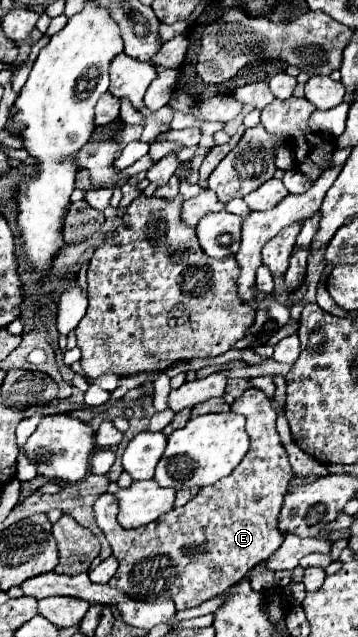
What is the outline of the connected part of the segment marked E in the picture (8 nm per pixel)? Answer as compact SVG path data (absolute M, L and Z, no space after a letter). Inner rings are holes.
M246 390L242 398L232 404L232 412L246 416L246 432L250 436L250 450L242 464L234 468L226 480L218 480L210 488L202 488L200 494L182 508L164 514L156 522L144 526L144 530L126 530L116 522L116 500L112 494L98 496L94 504L96 522L112 546L112 554L118 560L118 572L108 582L114 588L124 590L128 596L140 602L172 600L178 610L200 606L202 602L214 598L216 594L228 590L238 580L246 576L256 564L268 560L284 542L284 534L276 528L278 512L282 508L282 498L294 476L288 454L276 432L276 412L262 390Z

